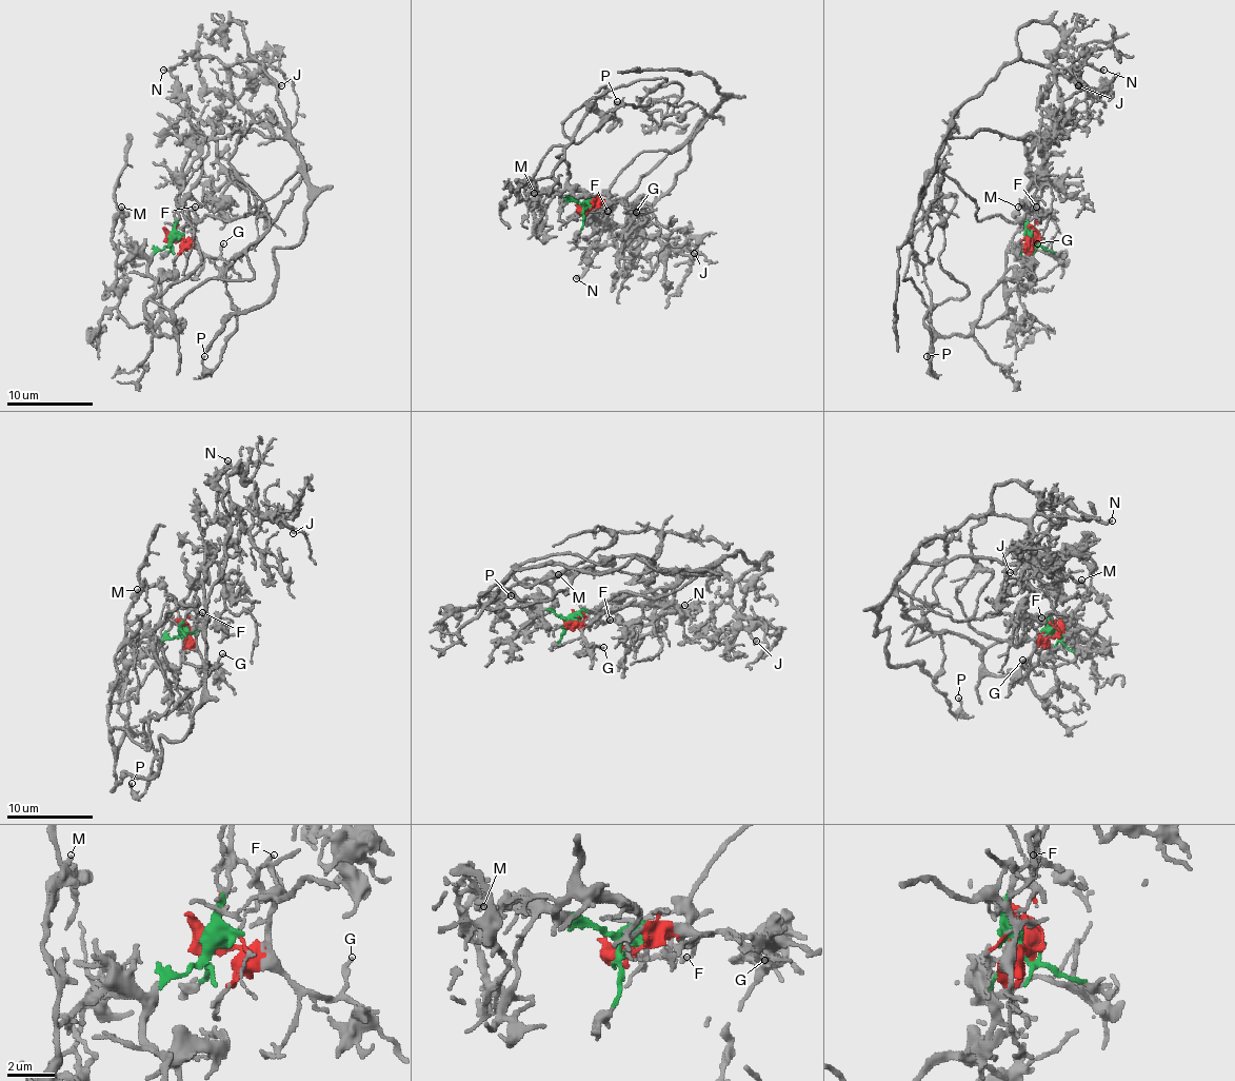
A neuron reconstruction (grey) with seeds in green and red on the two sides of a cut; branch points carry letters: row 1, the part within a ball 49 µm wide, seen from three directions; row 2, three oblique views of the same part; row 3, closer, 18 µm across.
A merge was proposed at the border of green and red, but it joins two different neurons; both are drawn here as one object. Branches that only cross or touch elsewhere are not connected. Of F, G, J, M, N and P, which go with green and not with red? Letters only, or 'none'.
M, P

